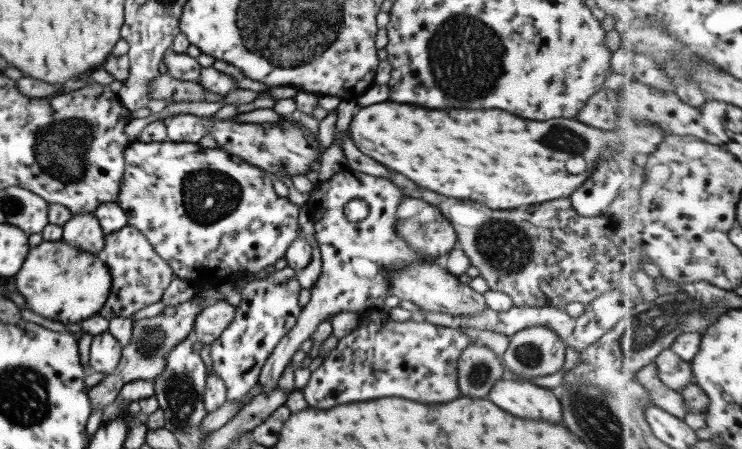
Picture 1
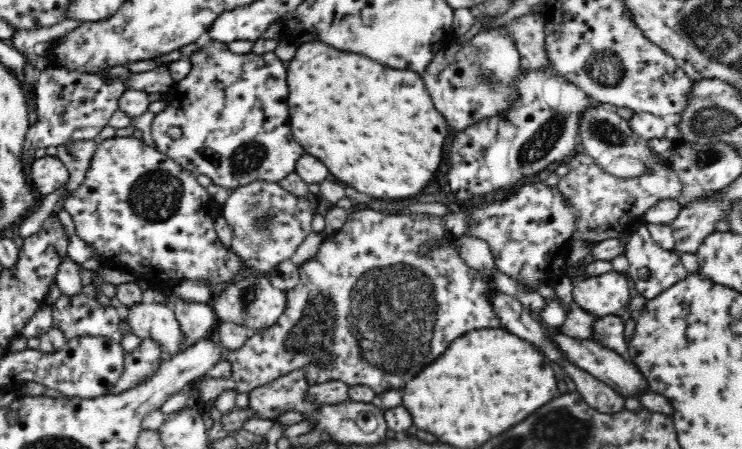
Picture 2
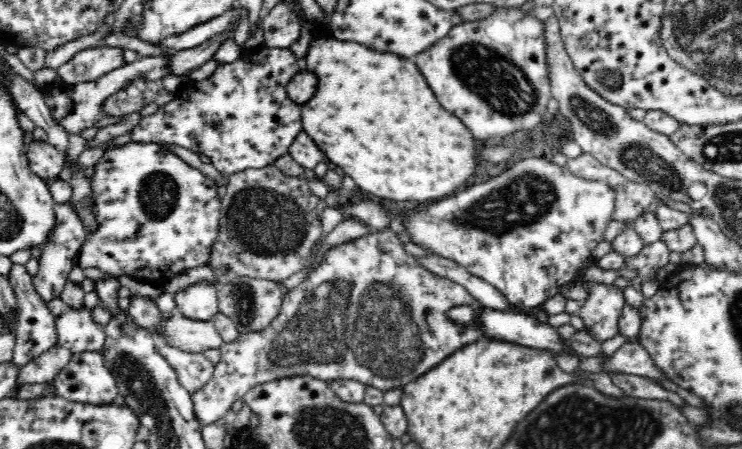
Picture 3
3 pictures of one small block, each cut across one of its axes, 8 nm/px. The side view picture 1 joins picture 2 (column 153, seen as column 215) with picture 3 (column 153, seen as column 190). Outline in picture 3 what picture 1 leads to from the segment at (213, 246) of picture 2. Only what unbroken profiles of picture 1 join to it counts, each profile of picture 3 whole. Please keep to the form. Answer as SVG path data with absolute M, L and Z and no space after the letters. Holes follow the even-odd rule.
M130 141L124 146L110 147L104 155L98 159L94 167L94 174L91 176L91 201L93 202L93 215L96 219L98 230L91 234L86 233L86 240L80 248L79 266L82 269L98 268L112 276L130 276L136 280L148 280L161 284L163 281L171 279L176 274L186 271L189 268L206 268L210 259L211 248L216 243L219 234L221 201L218 199L218 185L209 177L206 177L199 169L190 167L185 161L164 149L162 144L139 143Z

